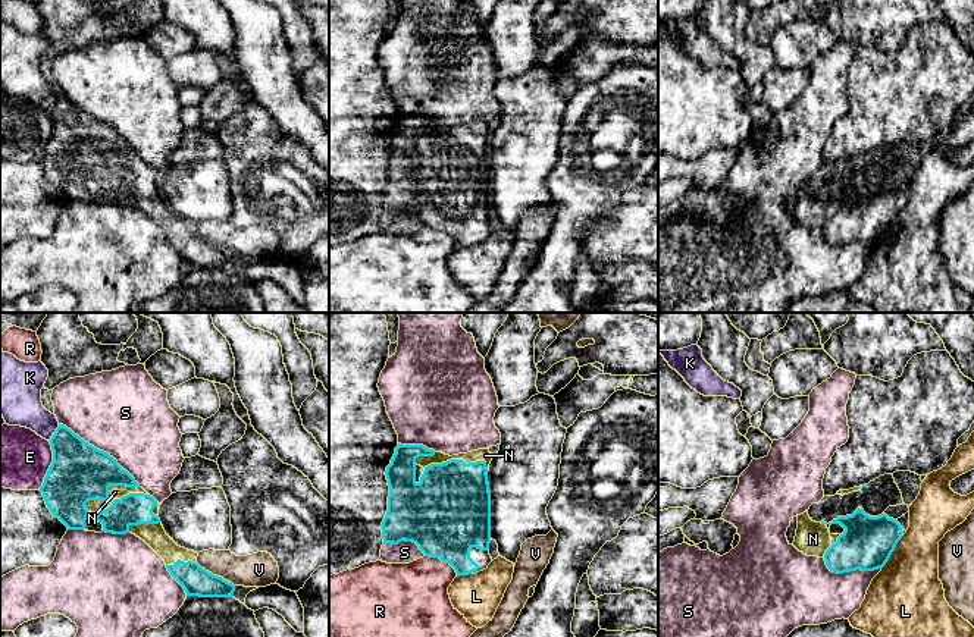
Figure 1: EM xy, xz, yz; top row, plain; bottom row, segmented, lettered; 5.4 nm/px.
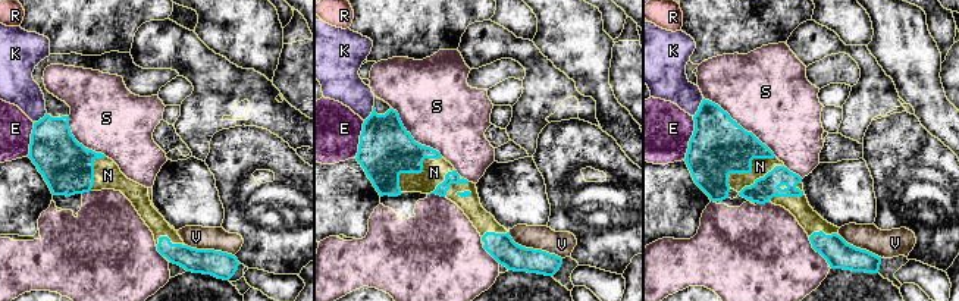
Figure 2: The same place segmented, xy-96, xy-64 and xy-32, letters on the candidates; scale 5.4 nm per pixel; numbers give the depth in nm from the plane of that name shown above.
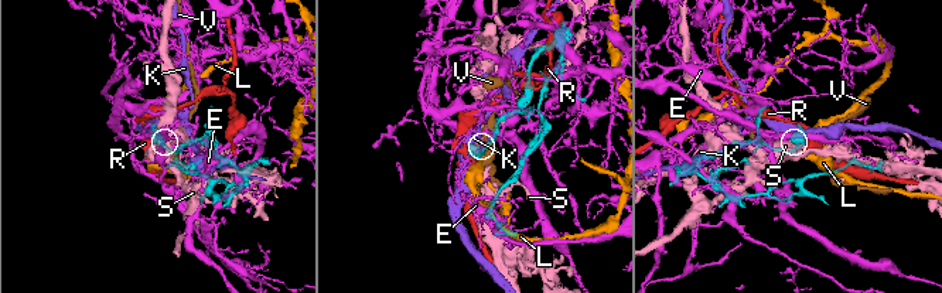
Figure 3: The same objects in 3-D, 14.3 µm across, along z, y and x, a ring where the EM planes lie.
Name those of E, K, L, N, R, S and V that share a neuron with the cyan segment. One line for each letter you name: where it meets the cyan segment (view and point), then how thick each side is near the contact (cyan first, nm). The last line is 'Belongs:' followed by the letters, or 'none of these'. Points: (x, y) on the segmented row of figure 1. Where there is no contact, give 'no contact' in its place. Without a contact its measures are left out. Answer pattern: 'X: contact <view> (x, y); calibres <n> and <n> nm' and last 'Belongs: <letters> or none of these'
N: contact xy (107, 490); calibres 320 and 80 nm
Belongs: N

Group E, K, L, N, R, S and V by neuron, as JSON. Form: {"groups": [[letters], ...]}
{"groups": [["E"], ["K"], ["L"], ["N"], ["R"], ["S"], ["V"]]}

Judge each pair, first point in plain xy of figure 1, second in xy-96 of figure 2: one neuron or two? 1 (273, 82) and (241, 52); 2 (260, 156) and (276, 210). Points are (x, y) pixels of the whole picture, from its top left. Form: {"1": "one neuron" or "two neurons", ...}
{"1": "one neuron", "2": "one neuron"}

